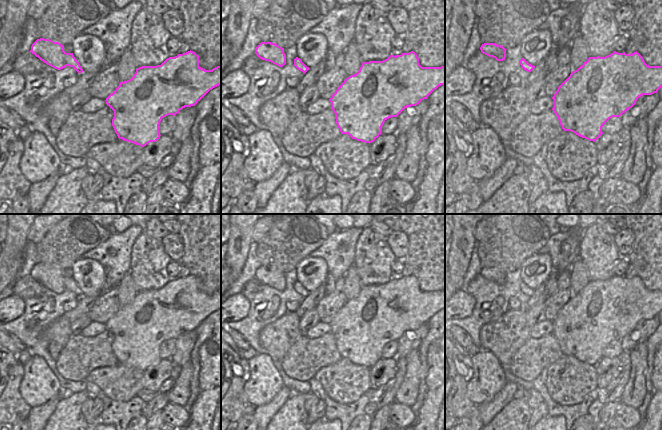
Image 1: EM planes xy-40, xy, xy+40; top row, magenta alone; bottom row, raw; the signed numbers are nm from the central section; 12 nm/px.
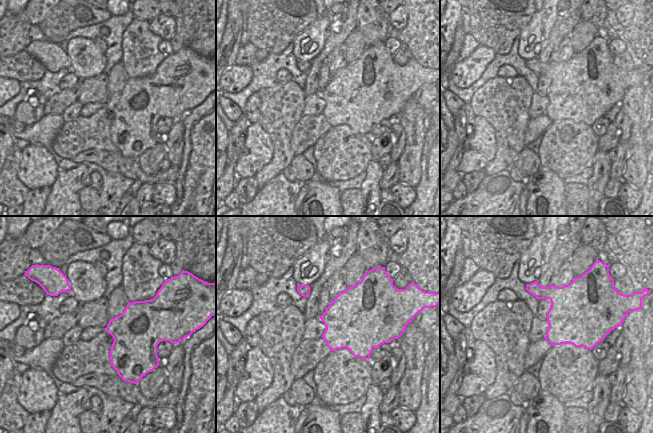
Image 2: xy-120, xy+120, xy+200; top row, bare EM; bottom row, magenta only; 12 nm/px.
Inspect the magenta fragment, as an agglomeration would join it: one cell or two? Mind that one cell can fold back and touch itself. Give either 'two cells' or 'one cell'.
two cells

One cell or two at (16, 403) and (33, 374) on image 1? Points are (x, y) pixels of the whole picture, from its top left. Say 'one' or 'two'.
two

